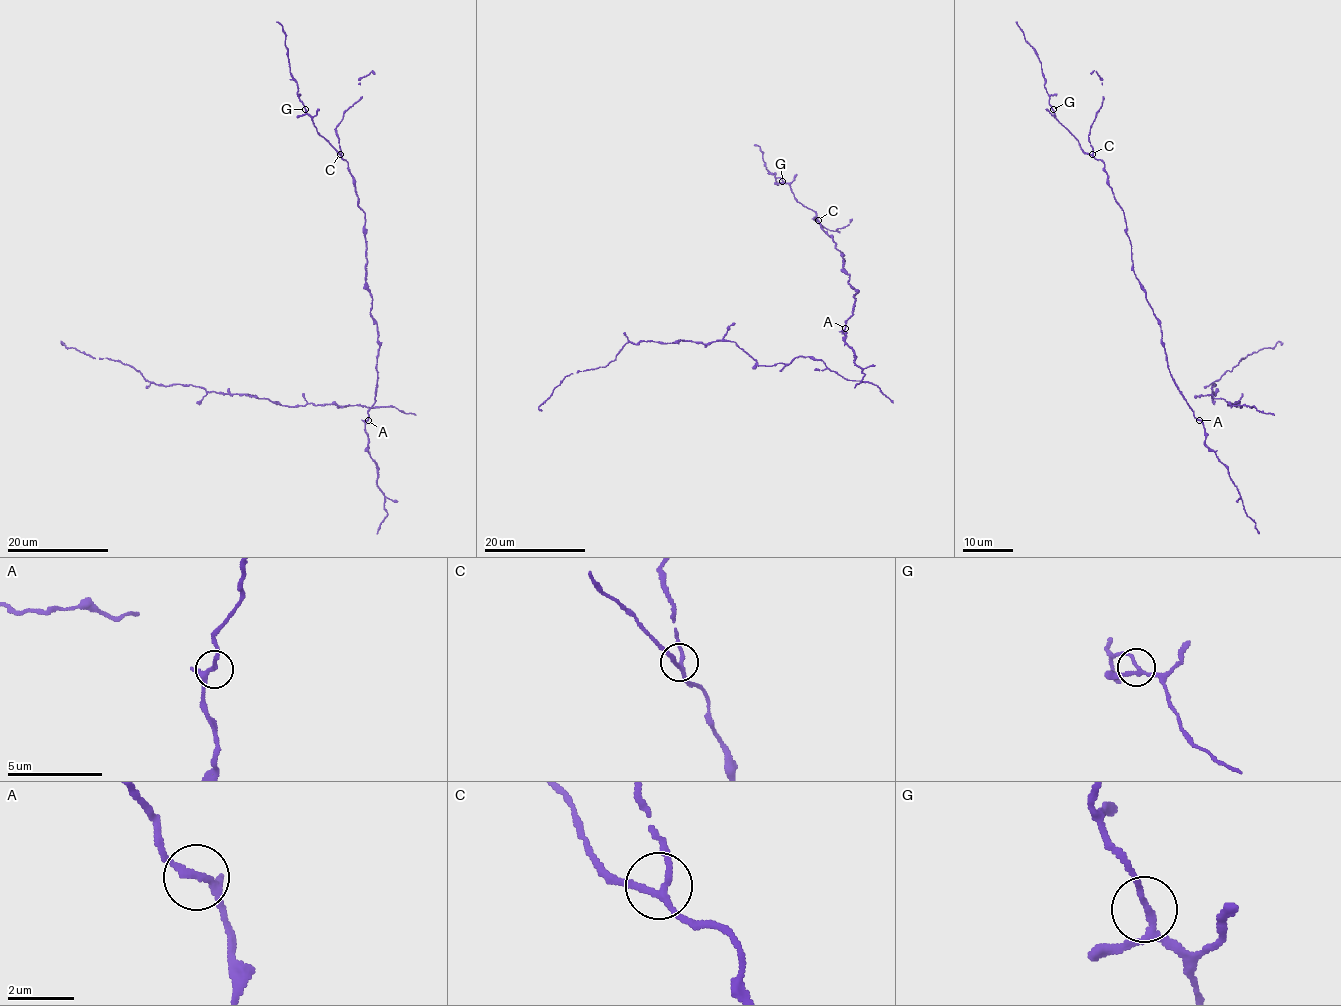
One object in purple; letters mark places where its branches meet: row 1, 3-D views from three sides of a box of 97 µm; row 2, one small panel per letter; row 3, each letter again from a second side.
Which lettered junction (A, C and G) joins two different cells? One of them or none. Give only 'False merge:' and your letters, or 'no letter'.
False merge: no letter

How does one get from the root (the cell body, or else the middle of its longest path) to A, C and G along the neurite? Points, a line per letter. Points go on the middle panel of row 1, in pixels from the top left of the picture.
A: (854, 302), (853, 313), (845, 321), (845, 327)
C: (854, 302), (857, 292), (848, 282), (849, 274), (843, 268), (843, 253), (818, 220)
G: (854, 302), (857, 292), (843, 268), (843, 253), (825, 233), (816, 214), (804, 206), (782, 181)

